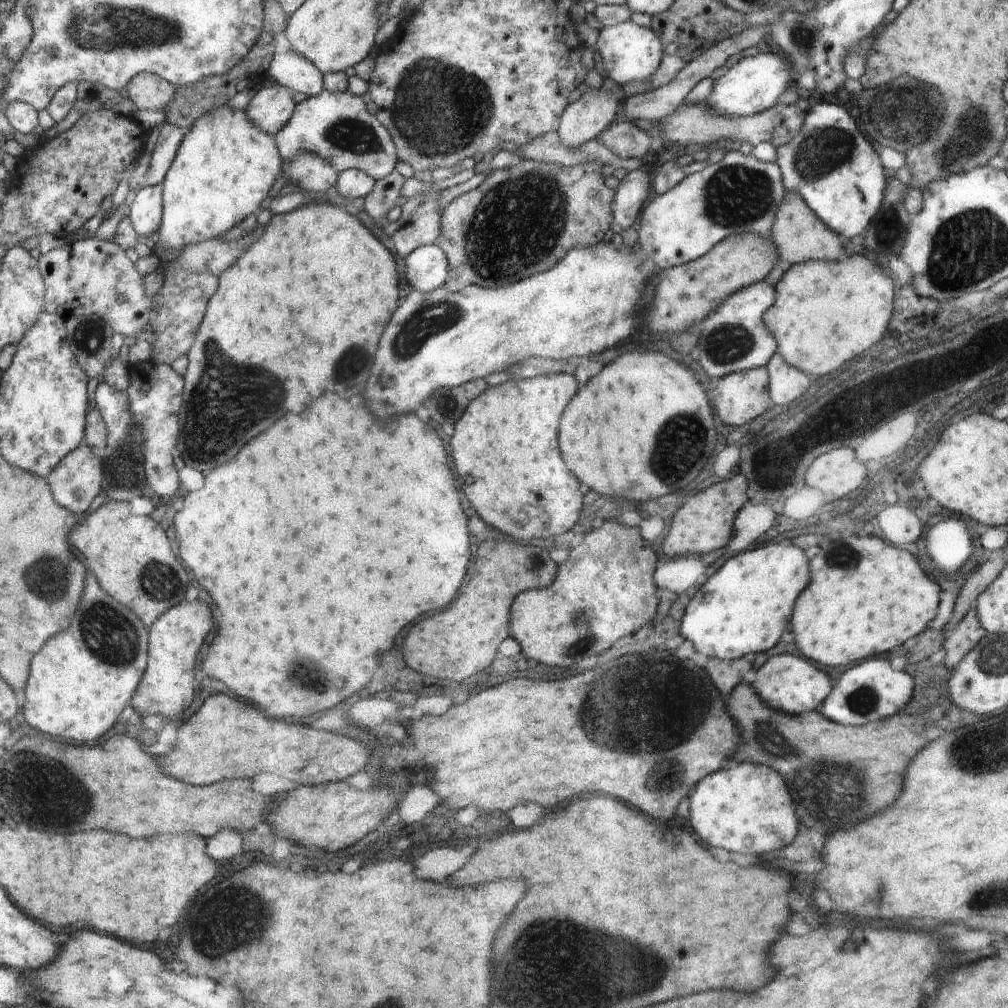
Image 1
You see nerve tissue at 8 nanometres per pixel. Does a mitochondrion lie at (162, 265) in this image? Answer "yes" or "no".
no

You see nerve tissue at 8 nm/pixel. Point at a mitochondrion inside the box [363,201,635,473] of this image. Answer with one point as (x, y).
(432, 319)

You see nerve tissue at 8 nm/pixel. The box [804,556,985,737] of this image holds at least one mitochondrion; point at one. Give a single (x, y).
(865, 701)

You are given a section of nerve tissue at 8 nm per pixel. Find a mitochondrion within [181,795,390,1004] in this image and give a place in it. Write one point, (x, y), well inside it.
(230, 914)

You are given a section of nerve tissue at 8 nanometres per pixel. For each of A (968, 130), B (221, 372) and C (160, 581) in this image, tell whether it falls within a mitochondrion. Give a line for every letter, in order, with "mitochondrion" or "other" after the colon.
A: mitochondrion
B: mitochondrion
C: mitochondrion

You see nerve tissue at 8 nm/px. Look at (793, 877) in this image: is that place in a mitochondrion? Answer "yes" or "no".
no

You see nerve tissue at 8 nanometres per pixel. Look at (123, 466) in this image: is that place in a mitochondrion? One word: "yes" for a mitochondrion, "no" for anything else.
yes

